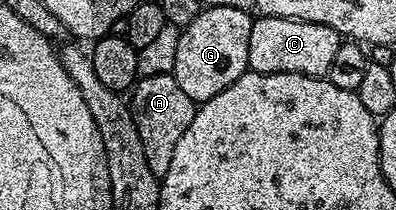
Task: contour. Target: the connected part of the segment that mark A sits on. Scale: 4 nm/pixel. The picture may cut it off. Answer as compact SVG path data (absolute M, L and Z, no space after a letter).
M171 73L142 76L132 89L132 107L136 118L136 130L140 130L140 142L144 142L144 158L148 158L148 166L152 174L161 177L168 174L168 166L172 158L176 158L176 145L188 130L188 122L192 122L196 102L184 94L180 82Z

